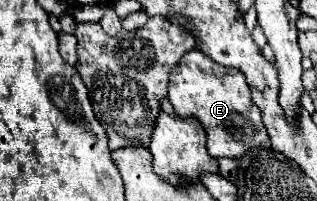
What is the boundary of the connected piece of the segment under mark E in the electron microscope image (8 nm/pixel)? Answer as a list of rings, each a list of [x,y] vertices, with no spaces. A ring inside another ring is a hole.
[[[196,48],[186,52],[172,68],[168,80],[168,100],[180,116],[194,116],[208,136],[208,152],[214,158],[240,158],[252,146],[266,142],[268,134],[260,110],[250,100],[250,88],[240,72],[208,60]]]

